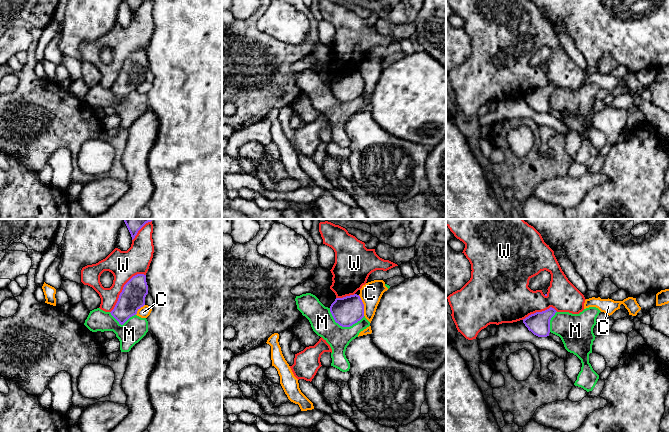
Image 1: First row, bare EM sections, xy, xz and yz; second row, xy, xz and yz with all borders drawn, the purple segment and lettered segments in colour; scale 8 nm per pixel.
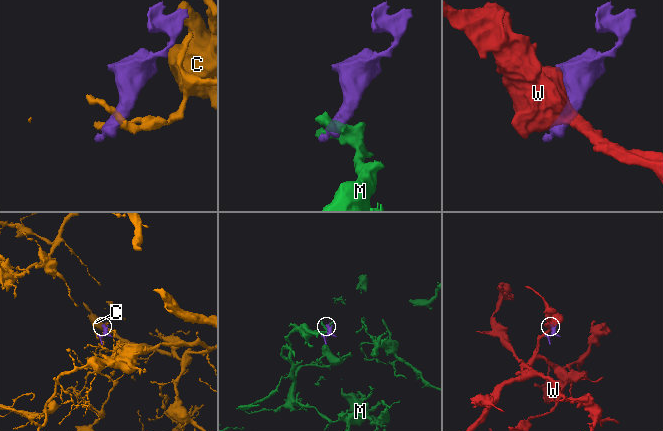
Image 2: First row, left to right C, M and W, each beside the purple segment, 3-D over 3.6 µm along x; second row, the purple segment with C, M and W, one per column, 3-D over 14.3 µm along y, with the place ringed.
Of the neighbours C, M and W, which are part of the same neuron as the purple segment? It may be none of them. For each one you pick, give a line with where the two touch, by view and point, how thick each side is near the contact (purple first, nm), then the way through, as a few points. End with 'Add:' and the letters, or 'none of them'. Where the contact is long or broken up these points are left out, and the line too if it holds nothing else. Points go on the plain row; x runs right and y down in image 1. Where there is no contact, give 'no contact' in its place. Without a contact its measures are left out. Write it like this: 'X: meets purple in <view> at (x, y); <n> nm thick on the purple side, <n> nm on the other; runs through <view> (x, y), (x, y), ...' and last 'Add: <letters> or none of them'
Add: none of them

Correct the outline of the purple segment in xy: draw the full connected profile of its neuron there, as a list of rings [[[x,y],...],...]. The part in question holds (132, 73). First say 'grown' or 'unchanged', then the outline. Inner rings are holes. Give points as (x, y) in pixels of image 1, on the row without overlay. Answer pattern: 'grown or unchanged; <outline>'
unchanged; [[[137,50],[133,52],[123,63],[118,77],[111,91],[123,101],[130,93],[145,81],[145,73],[148,70],[146,51]]]

